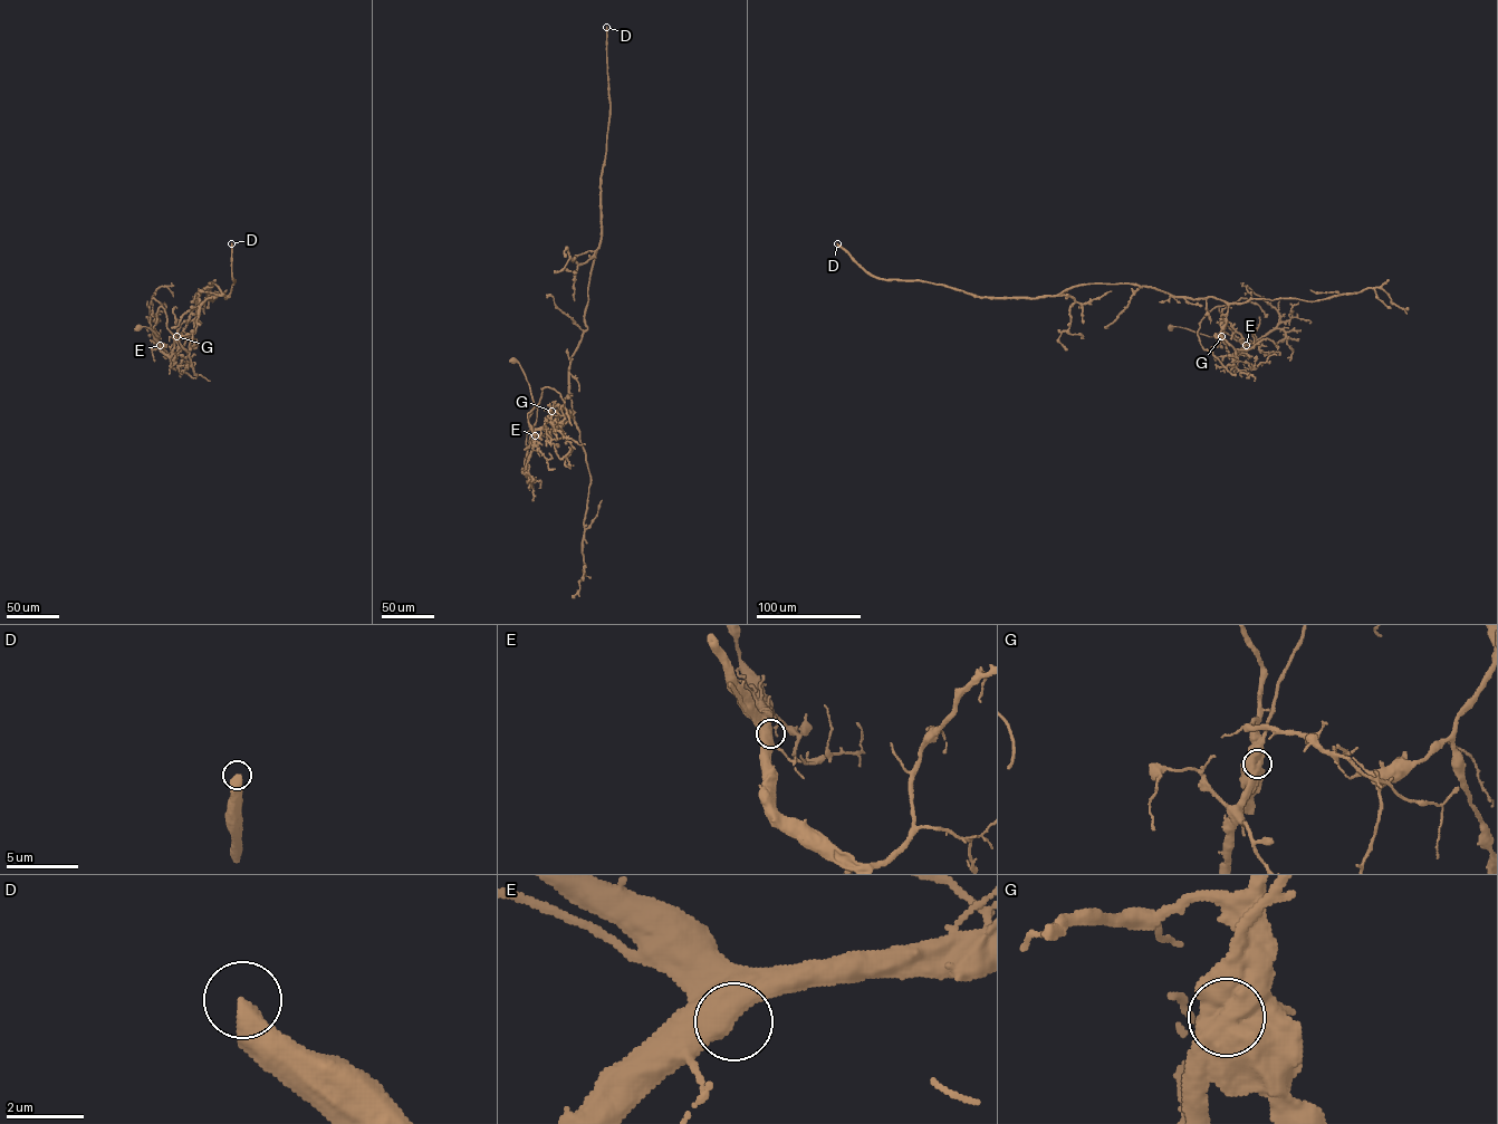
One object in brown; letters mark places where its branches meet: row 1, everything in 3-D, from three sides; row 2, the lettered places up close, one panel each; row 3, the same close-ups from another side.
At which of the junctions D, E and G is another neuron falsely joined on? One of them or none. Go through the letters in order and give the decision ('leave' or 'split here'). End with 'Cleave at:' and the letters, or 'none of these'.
D: leave
E: leave
G: split here
Cleave at: G

